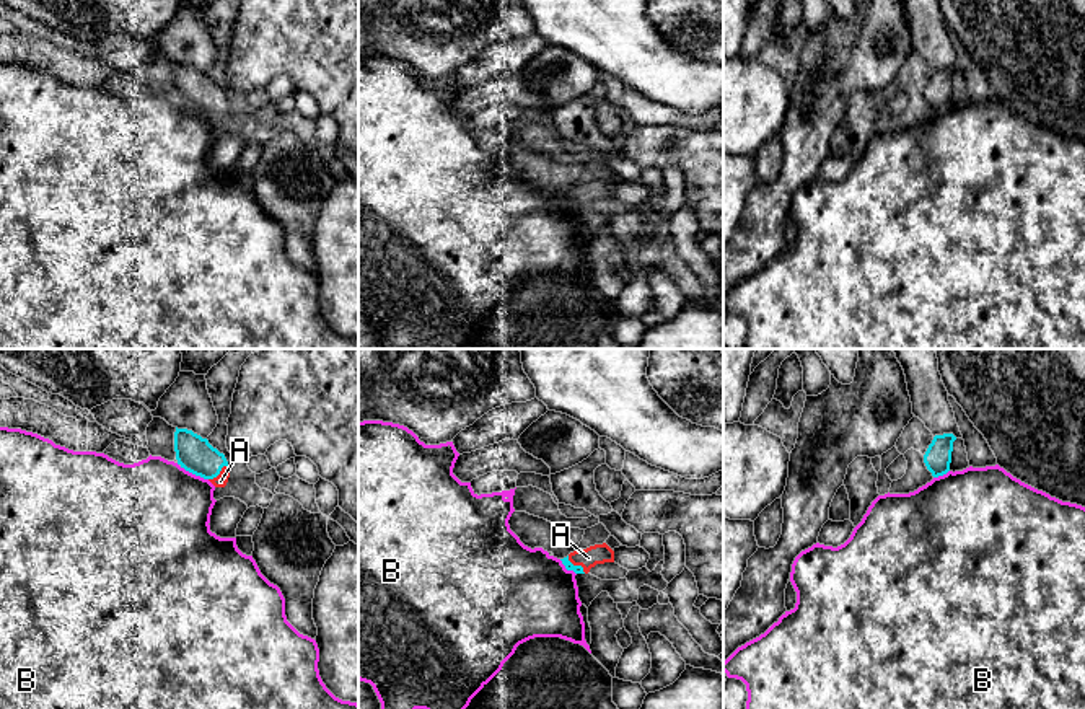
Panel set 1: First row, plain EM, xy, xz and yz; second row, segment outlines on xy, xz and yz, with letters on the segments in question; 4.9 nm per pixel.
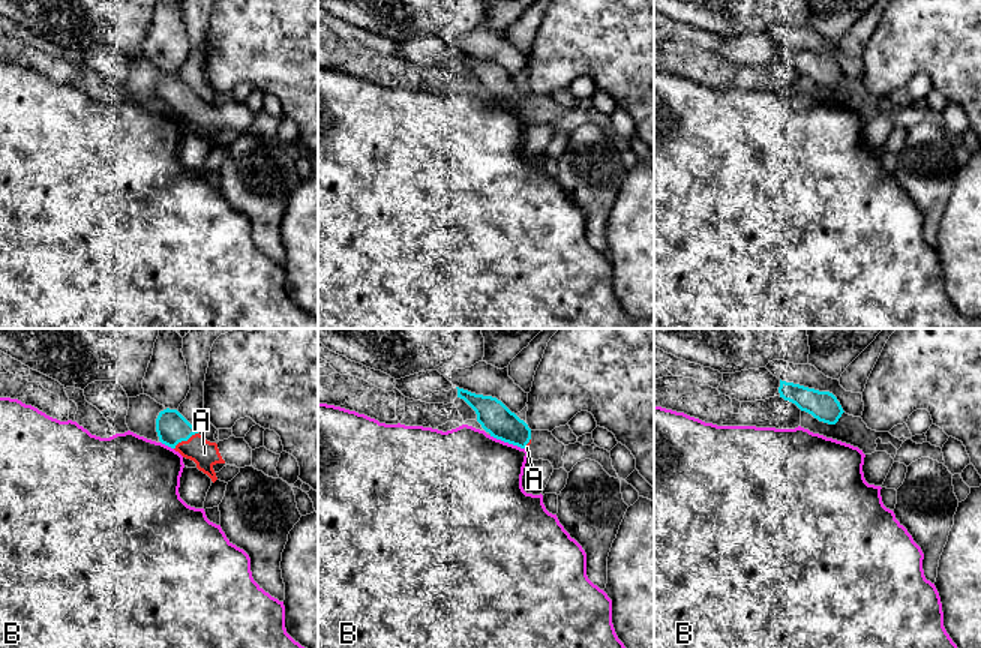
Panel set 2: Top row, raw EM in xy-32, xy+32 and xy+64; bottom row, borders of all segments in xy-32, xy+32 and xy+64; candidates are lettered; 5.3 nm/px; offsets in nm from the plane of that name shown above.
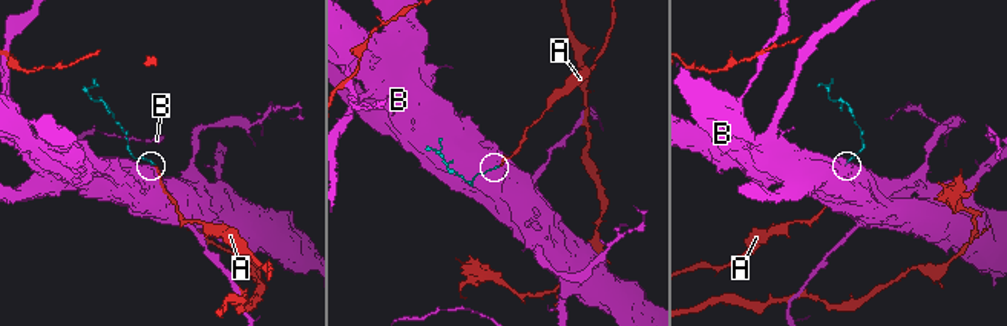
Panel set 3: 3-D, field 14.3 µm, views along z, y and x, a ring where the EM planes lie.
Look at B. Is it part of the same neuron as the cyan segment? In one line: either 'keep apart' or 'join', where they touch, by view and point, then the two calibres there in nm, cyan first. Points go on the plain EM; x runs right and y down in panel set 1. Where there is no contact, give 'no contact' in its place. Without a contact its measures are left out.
keep apart | xy (193, 108) | 180/480 nm

